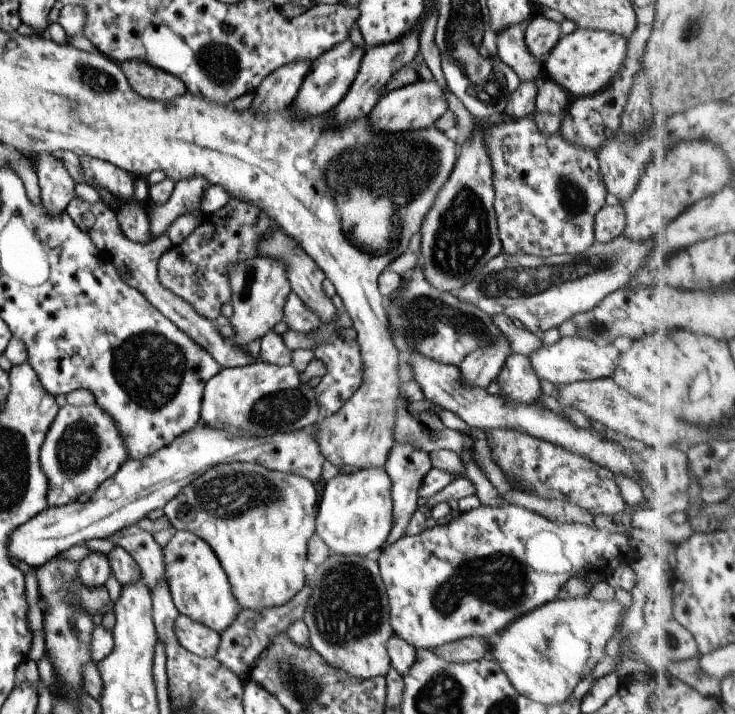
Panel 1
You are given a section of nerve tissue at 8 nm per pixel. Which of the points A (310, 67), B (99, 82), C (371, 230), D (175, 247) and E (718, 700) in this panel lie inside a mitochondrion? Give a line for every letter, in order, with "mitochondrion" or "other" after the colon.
A: other
B: mitochondrion
C: mitochondrion
D: other
E: other

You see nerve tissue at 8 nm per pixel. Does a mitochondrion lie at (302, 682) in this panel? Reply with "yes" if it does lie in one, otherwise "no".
yes

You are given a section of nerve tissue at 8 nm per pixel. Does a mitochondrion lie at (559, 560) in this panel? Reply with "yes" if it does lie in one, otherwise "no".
no

